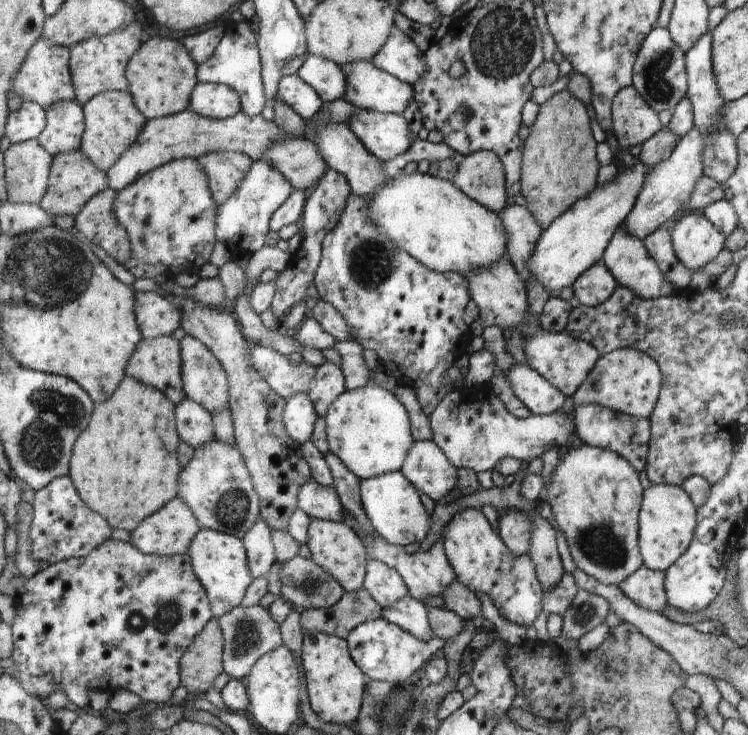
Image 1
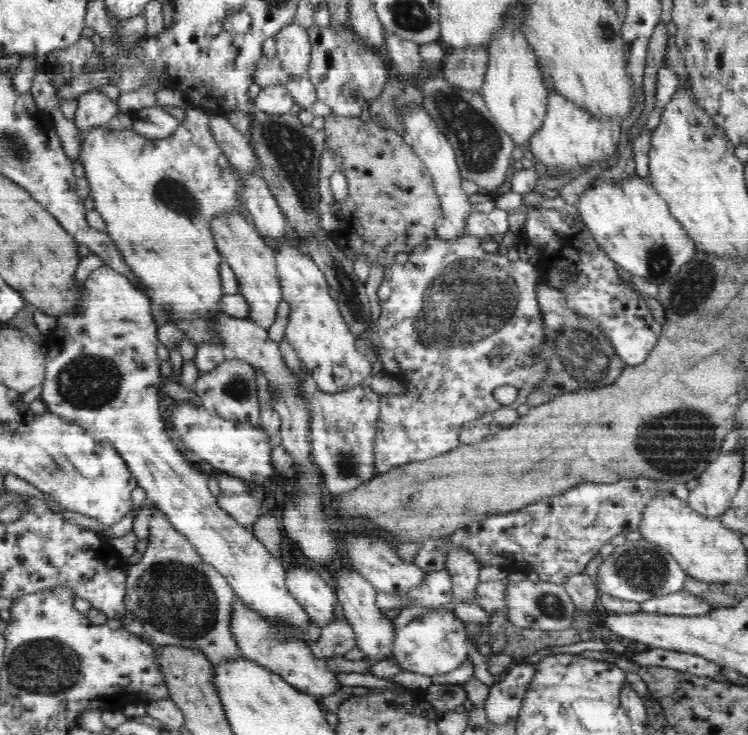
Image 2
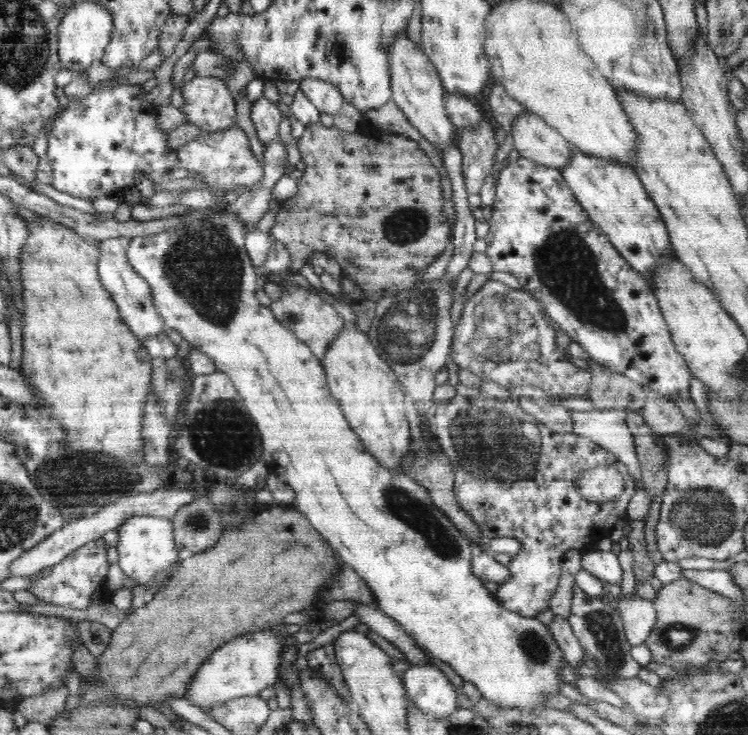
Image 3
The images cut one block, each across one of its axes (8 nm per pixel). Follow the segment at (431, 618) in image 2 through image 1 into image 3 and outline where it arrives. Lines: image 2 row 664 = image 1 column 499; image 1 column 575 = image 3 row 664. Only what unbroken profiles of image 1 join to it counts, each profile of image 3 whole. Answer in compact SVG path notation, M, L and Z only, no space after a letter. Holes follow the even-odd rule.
M435 665L409 666L402 679L408 700L426 715L446 716L458 708L456 689Z

